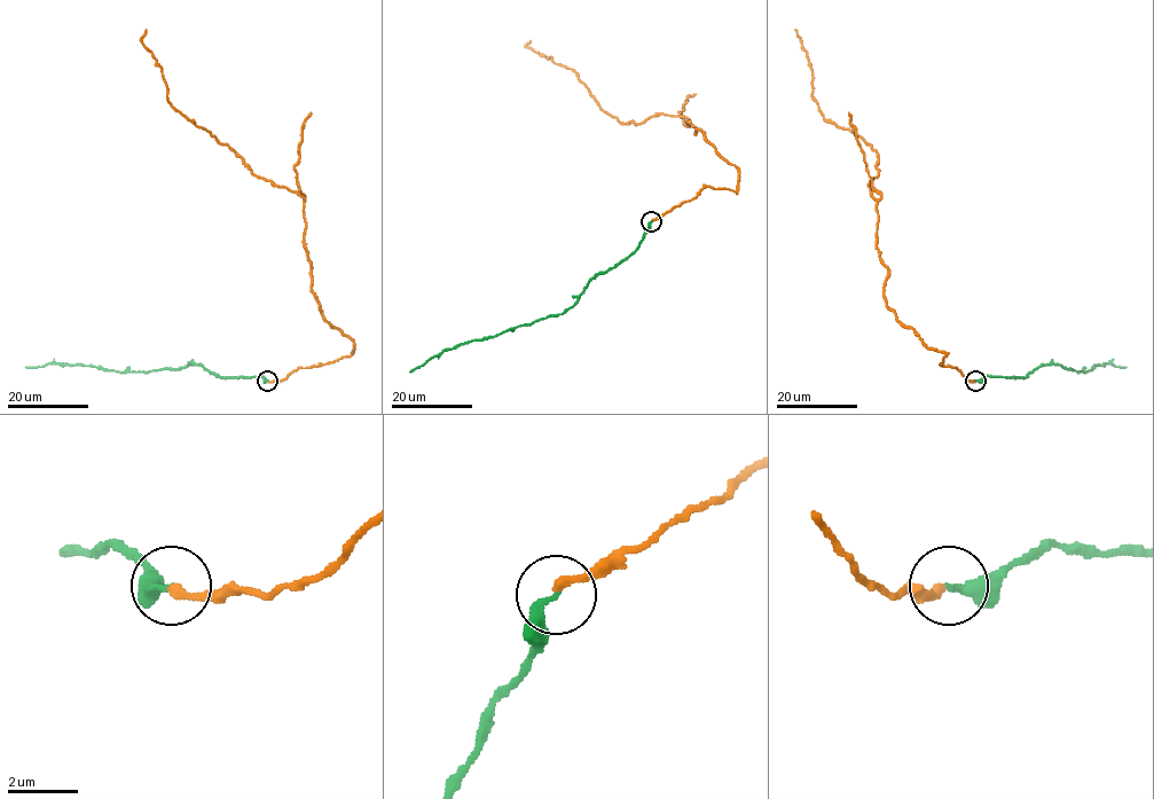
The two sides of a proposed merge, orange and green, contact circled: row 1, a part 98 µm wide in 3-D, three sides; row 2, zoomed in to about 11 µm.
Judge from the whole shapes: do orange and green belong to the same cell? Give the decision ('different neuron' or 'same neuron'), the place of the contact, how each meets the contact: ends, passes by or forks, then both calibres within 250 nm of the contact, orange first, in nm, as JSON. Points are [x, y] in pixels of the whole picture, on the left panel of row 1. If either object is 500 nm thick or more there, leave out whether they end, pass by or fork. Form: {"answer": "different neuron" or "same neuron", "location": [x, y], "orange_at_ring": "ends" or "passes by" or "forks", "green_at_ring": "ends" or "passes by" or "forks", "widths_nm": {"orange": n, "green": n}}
{"answer": "same neuron", "location": [267, 381], "orange_at_ring": "ends", "green_at_ring": "ends", "widths_nm": {"orange": 260, "green": 280}}

